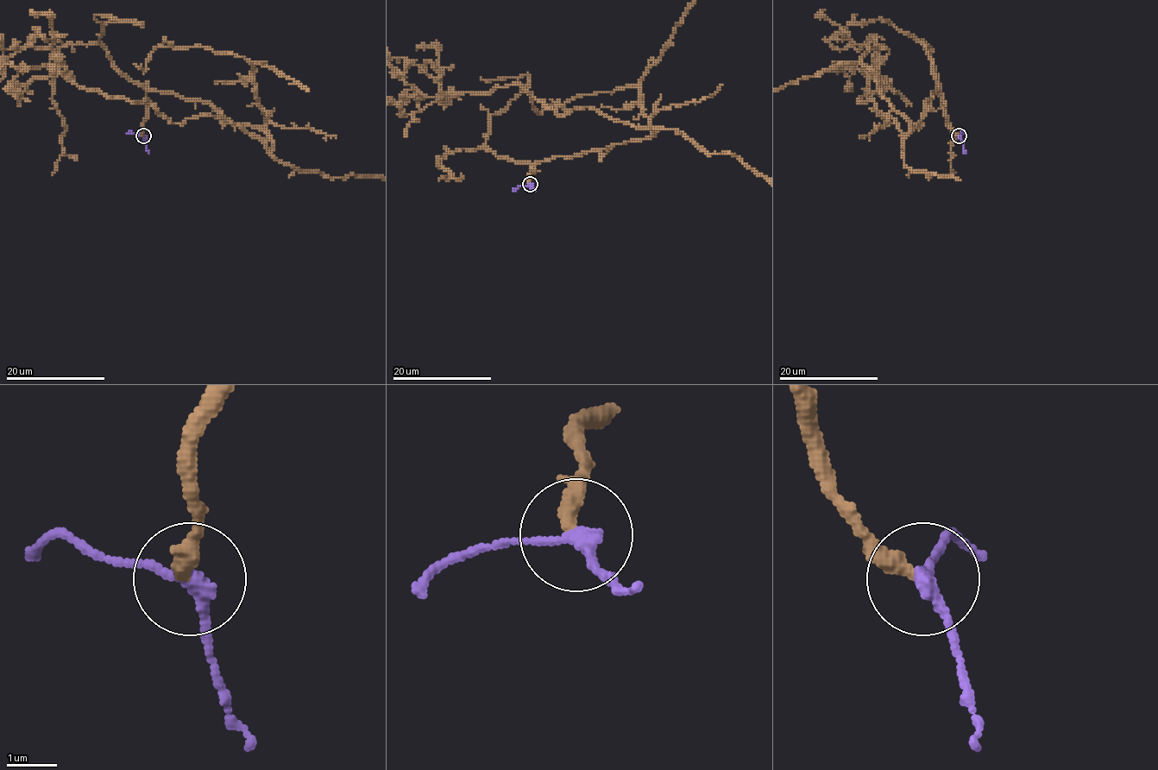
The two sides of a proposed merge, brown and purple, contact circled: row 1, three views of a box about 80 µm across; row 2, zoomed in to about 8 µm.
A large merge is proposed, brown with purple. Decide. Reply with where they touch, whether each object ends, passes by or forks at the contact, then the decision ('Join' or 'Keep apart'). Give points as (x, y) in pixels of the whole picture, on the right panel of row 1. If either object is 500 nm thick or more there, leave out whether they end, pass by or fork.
Place: (959, 135). At the ring brown passes by. At the ring purple passes by. Join

